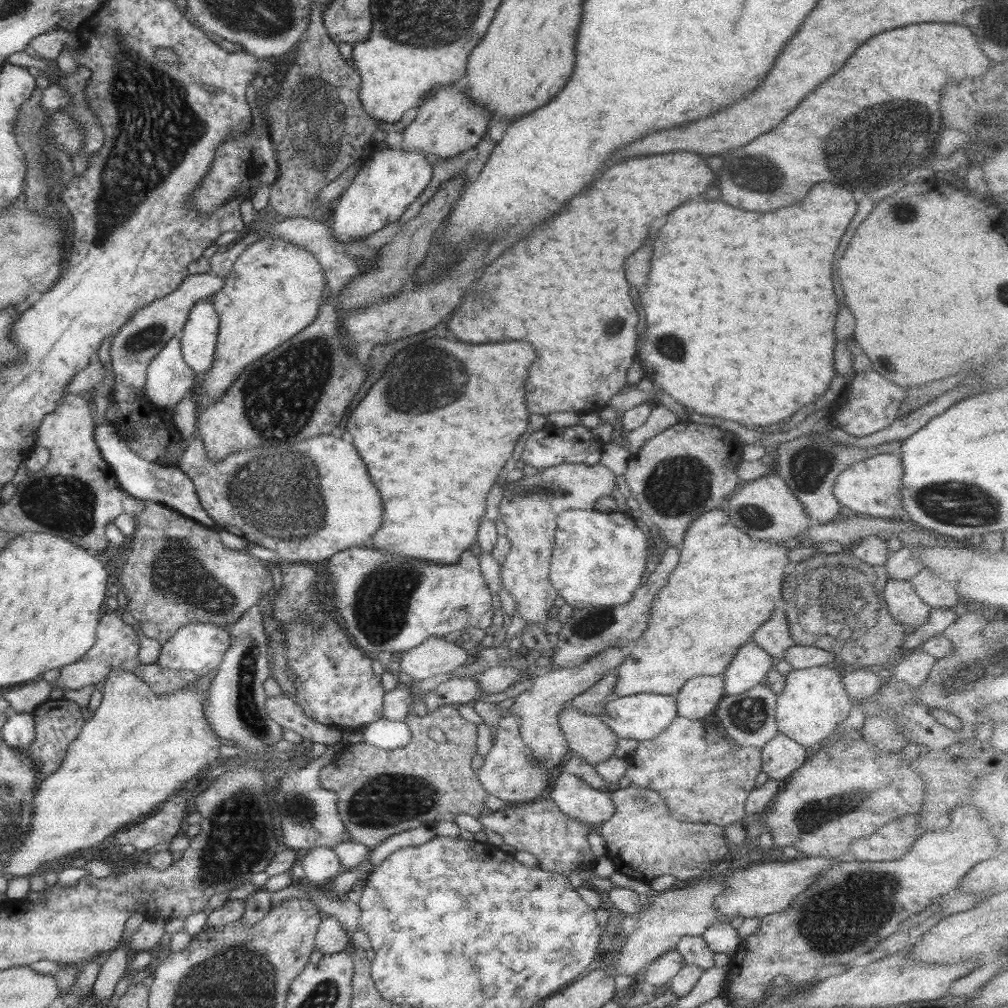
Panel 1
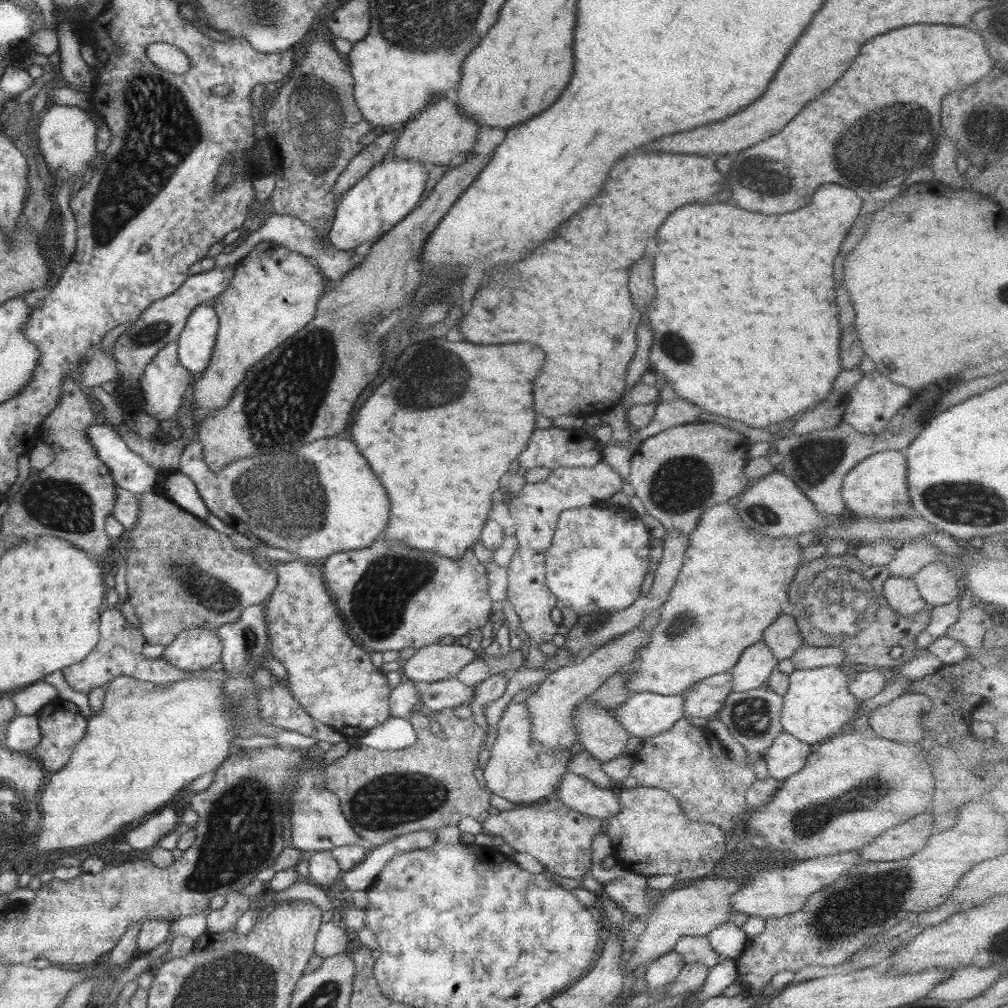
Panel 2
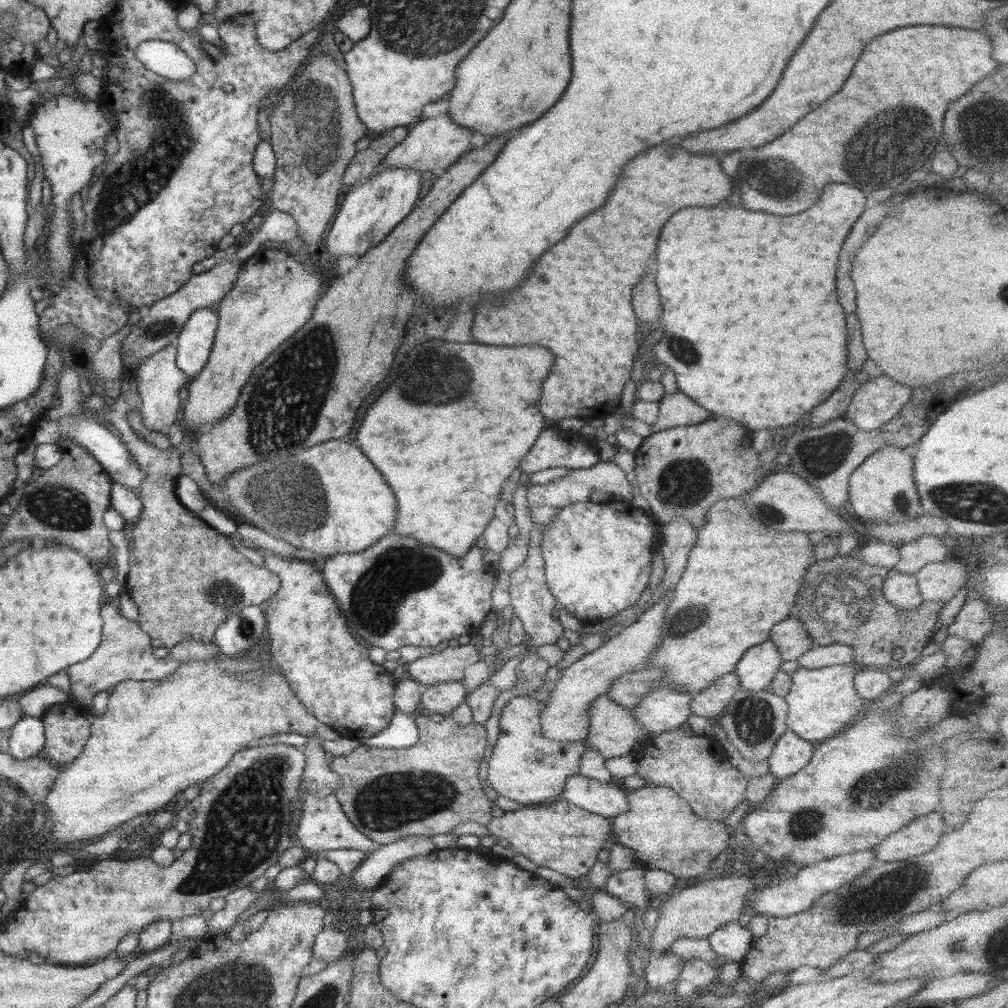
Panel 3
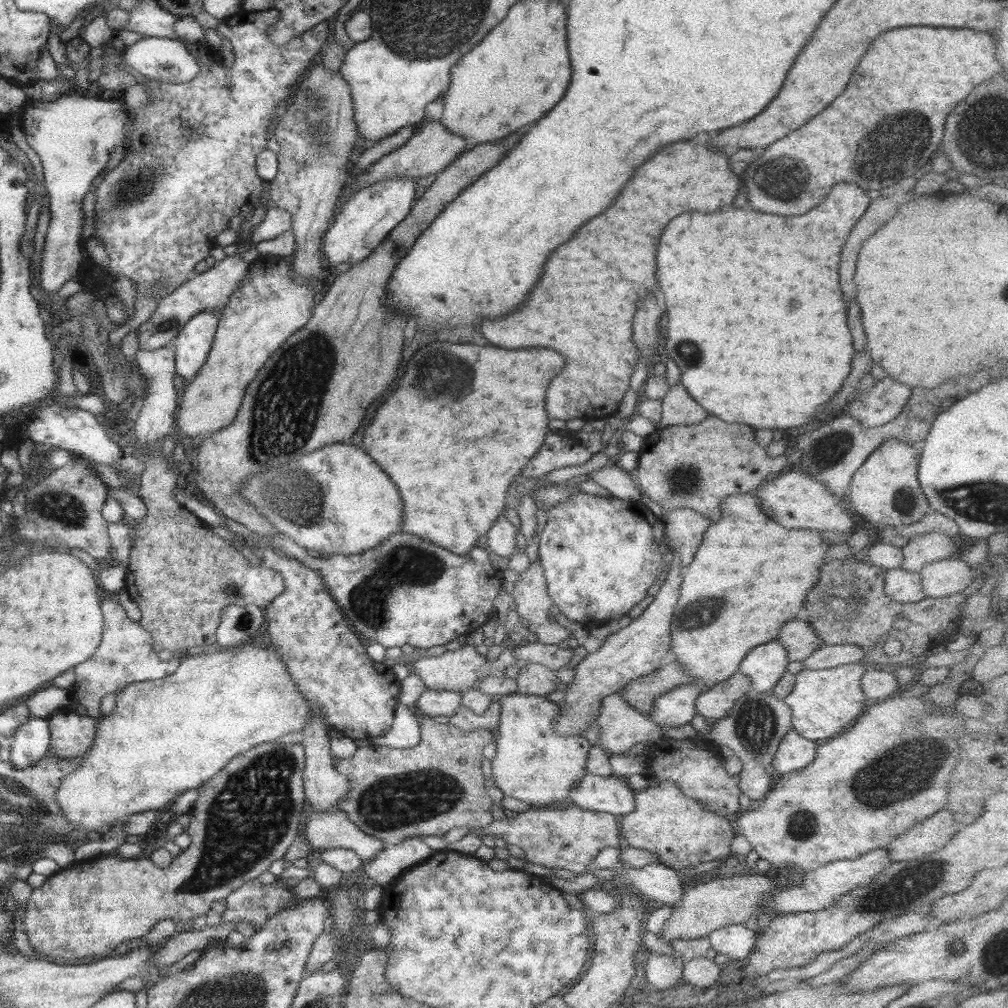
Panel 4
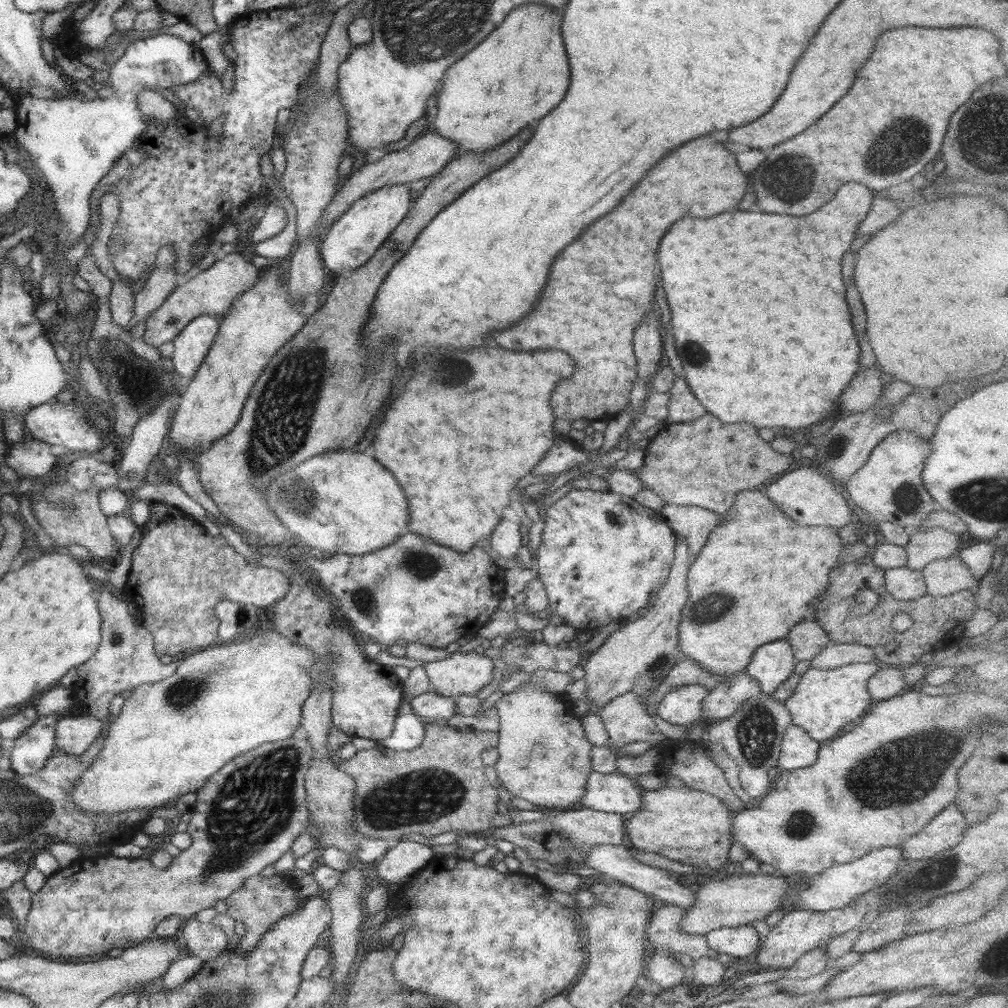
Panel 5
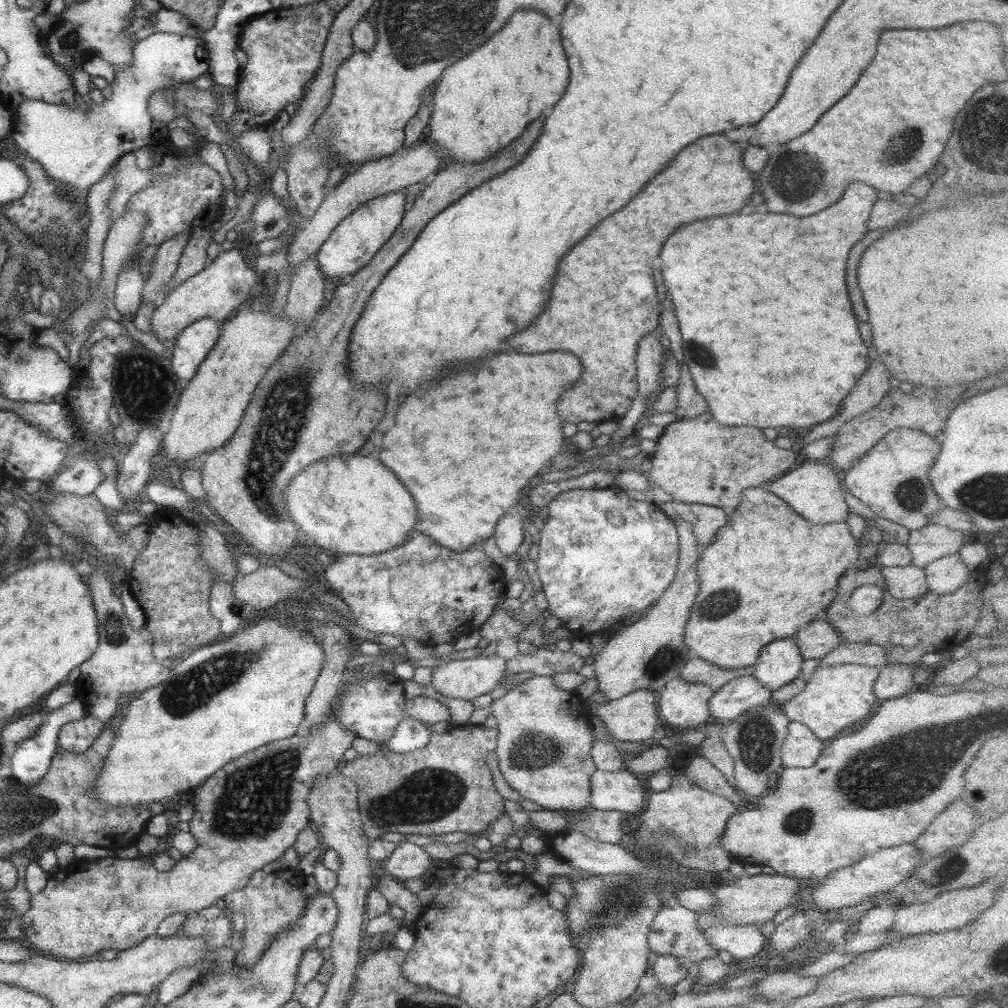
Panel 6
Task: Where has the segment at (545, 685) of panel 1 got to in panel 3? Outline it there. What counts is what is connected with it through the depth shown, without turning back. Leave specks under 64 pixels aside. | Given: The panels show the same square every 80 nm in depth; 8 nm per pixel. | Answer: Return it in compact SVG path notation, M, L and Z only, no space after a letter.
M668 597L656 601L656 604L640 613L634 622L616 630L601 647L586 653L581 659L565 668L560 679L550 683L550 697L541 702L543 710L540 722L544 738L568 742L586 740L592 701L607 694L613 680L627 672L634 672L647 666L647 660L661 645L663 624L669 603Z

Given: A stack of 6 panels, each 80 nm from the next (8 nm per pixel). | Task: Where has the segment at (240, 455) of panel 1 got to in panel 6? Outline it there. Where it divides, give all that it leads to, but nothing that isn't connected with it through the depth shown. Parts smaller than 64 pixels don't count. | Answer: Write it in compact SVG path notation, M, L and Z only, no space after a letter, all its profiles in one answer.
M342 454L317 460L288 484L284 500L300 535L312 536L331 555L388 552L404 544L418 522L414 498L384 464L370 456Z

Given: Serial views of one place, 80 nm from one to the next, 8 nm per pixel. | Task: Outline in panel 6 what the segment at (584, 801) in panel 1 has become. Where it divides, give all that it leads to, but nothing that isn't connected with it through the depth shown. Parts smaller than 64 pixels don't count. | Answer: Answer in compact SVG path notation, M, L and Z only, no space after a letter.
M596 770L591 780L591 809L612 810L614 813L643 811L646 794L638 778L627 770L604 772Z

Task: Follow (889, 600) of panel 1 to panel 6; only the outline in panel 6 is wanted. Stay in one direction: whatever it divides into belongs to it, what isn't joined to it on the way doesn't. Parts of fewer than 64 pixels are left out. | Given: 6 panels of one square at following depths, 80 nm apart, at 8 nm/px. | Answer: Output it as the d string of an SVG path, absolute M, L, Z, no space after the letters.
M912 564L883 566L881 571L888 592L897 599L909 599L923 595L929 590L925 572Z

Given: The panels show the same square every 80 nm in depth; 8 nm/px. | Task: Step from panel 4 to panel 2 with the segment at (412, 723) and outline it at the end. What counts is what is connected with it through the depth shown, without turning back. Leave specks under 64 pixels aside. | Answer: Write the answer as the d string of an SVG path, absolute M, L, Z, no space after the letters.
M390 717L386 722L375 726L366 735L360 736L357 743L380 751L401 750L414 745L416 731L408 719Z

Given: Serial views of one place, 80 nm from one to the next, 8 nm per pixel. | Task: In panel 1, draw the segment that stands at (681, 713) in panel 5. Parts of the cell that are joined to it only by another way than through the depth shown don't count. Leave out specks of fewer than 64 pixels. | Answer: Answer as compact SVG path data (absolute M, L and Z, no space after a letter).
M642 693L639 695L630 695L623 697L616 697L605 704L603 710L598 716L616 733L620 739L635 739L637 741L654 740L658 738L660 733L666 730L672 720L679 714L677 713L676 696L664 696L656 693Z

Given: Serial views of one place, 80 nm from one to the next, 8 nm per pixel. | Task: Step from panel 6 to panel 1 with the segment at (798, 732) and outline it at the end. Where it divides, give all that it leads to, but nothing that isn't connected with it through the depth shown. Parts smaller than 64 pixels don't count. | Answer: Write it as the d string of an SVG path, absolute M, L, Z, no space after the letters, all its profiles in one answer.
M779 732L761 750L761 771L783 783L806 763L807 758L804 747Z

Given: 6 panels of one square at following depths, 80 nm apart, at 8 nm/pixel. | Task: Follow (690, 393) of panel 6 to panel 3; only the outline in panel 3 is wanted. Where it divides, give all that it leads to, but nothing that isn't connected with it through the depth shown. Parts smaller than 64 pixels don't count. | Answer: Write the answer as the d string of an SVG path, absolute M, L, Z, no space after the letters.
M678 390L672 394L665 394L659 401L658 420L647 429L655 433L667 428L698 424L712 417L708 410L704 410Z

